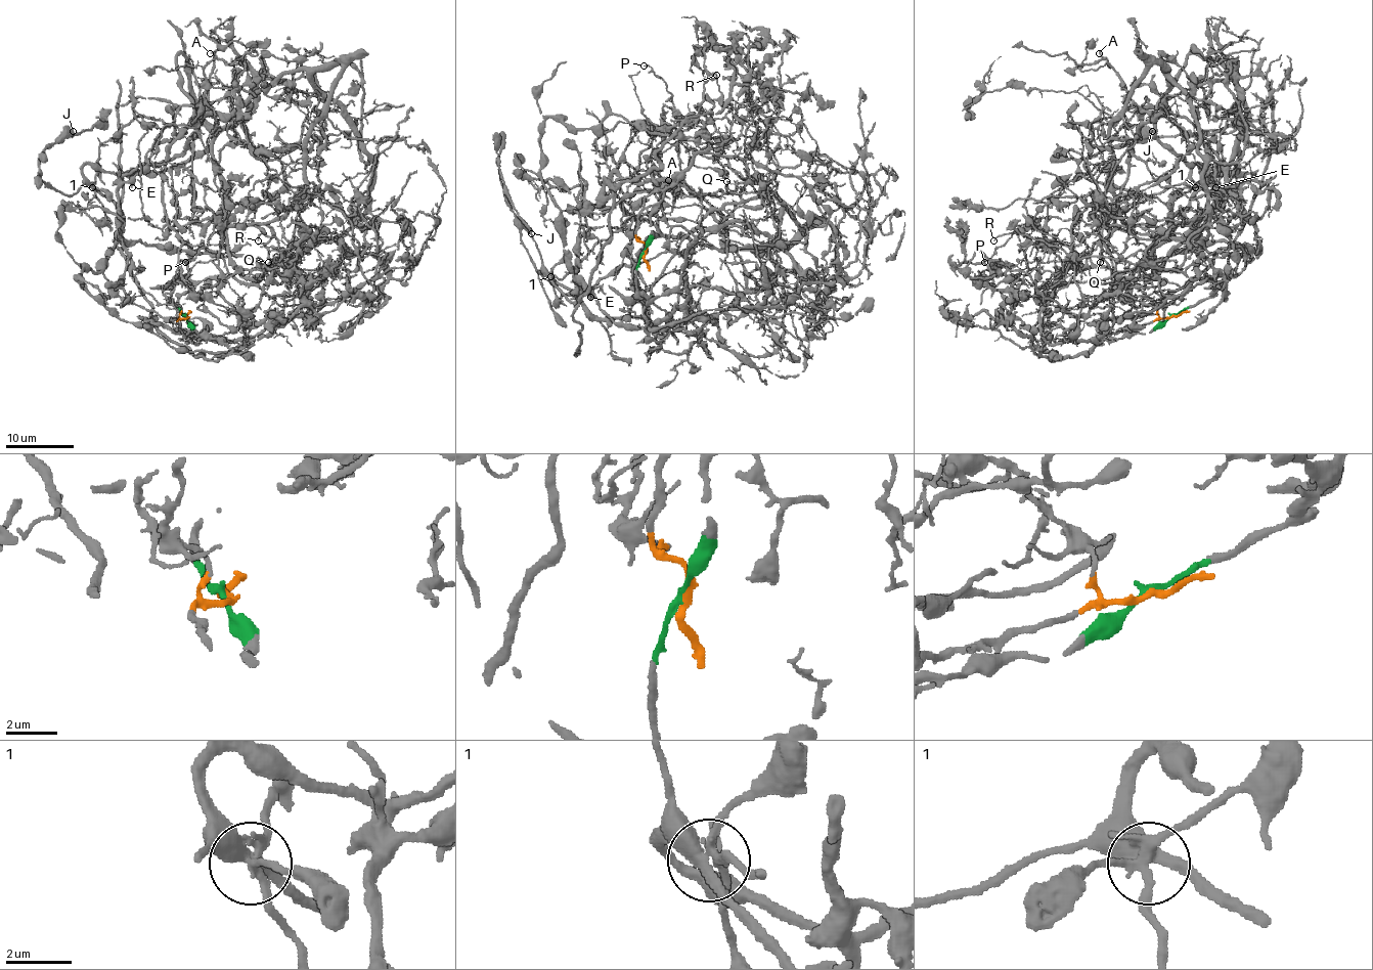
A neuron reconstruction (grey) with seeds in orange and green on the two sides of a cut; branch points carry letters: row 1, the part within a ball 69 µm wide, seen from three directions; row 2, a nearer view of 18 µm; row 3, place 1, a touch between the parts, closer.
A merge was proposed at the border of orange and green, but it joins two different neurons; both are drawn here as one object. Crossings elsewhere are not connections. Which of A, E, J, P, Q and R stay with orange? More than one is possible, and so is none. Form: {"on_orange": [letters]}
{"on_orange": ["A", "P", "Q", "R"]}

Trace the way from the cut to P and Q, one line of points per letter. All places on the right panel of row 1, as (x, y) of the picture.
P: (1171, 317), (1160, 317), (1137, 287), (1114, 287), (1088, 268), (1047, 295), (1070, 249), (1029, 223), (984, 263)
Q: (1171, 317), (1099, 338), (1113, 324), (1109, 300), (1111, 268), (1103, 259), (1099, 263)

